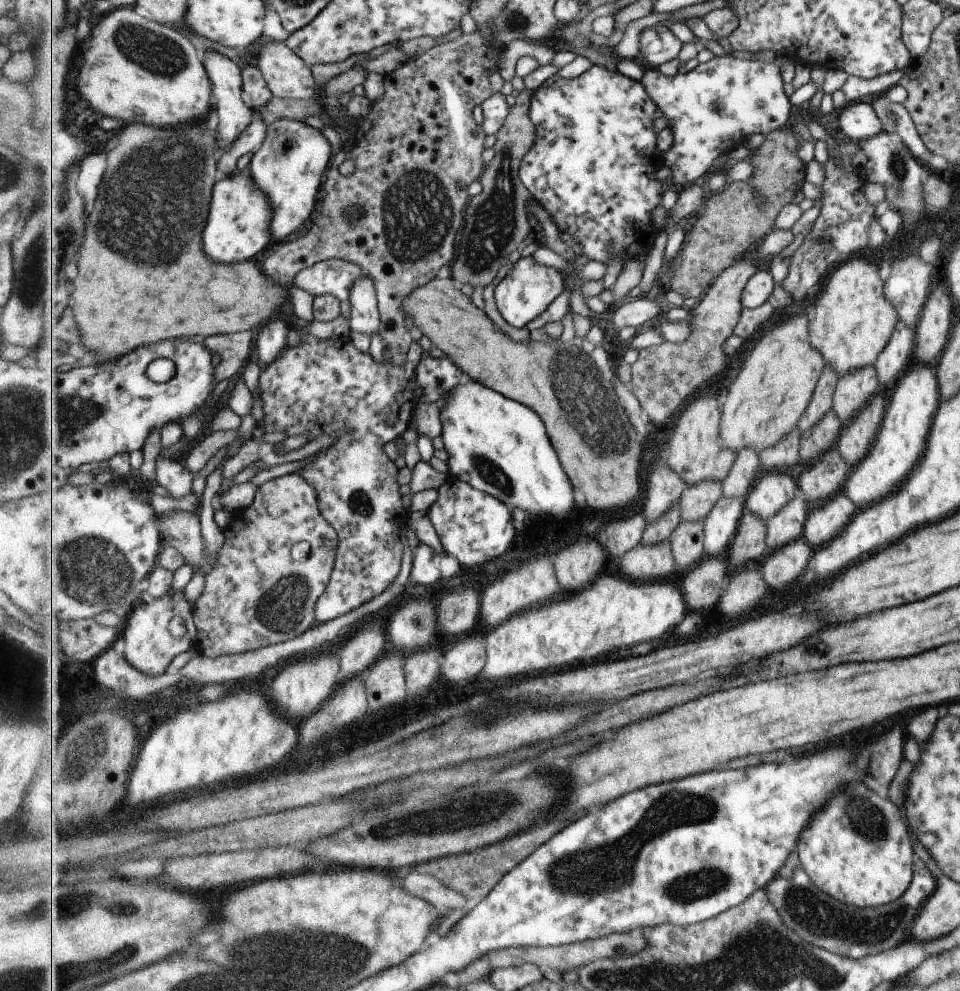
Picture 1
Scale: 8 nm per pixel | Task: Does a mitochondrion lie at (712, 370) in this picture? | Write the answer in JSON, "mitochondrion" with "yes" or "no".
{"mitochondrion":"yes"}

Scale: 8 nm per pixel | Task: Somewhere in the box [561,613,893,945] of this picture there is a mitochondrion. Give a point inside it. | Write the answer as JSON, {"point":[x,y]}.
{"point":[867,821]}

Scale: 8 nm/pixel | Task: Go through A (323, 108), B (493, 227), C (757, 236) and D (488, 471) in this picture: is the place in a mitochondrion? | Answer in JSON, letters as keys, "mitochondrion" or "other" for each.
{"A":"other","B":"mitochondrion","C":"other","D":"mitochondrion"}

